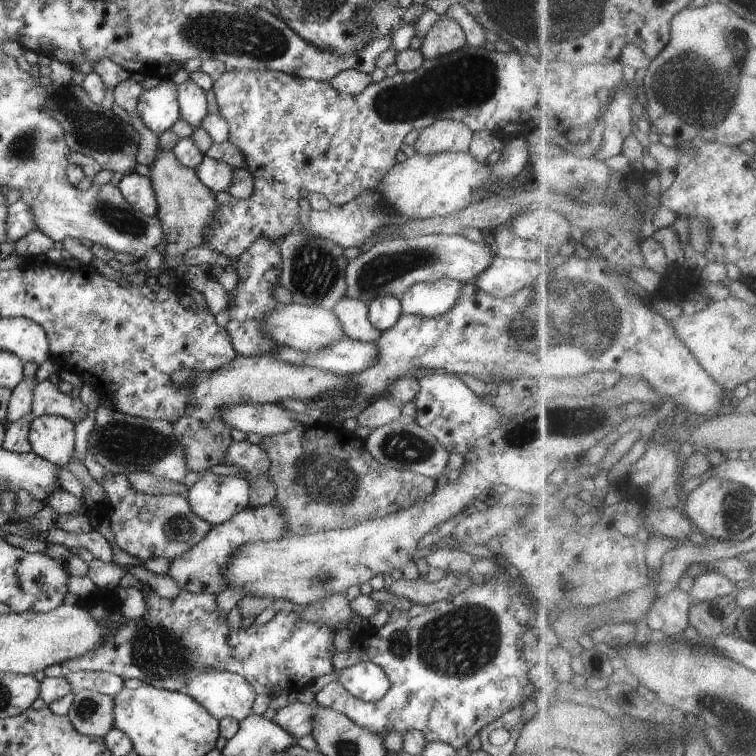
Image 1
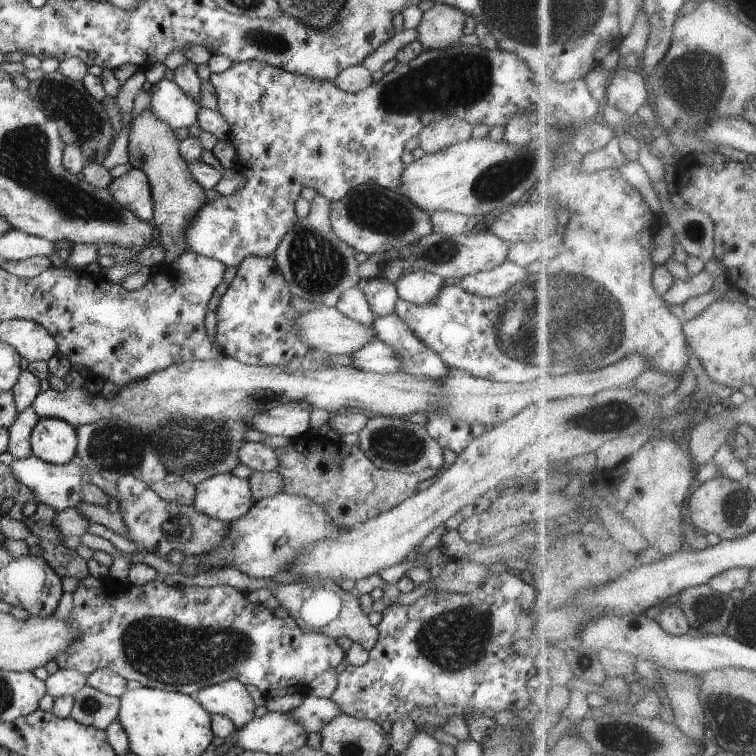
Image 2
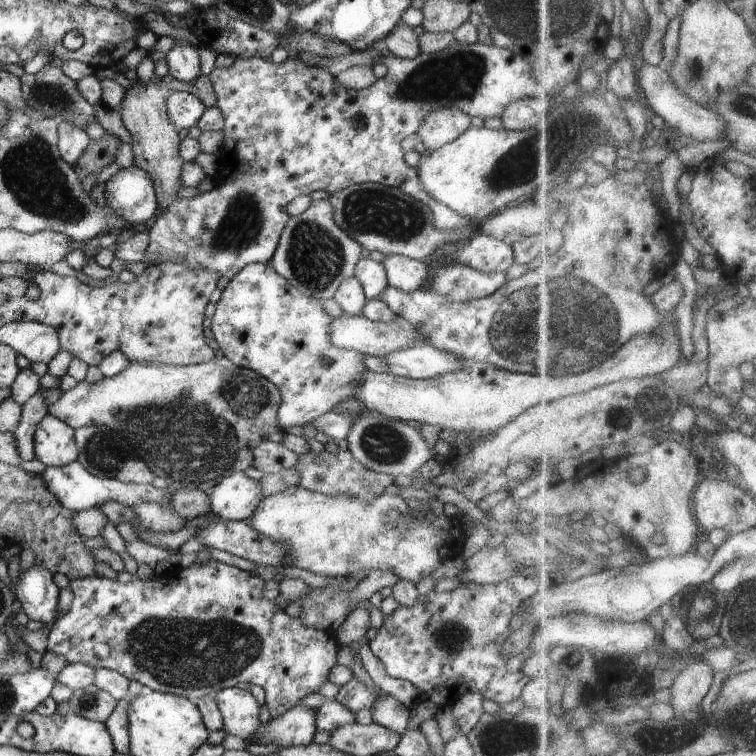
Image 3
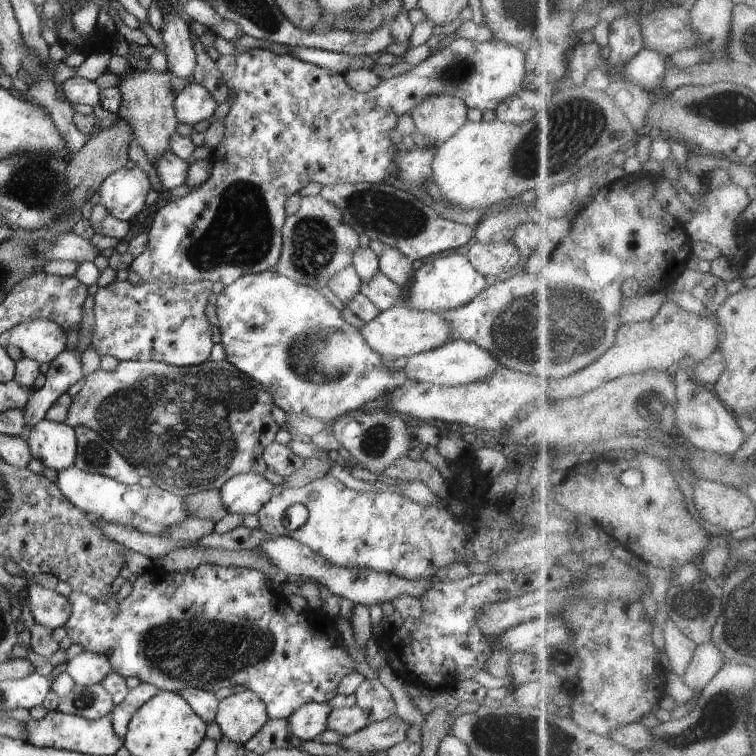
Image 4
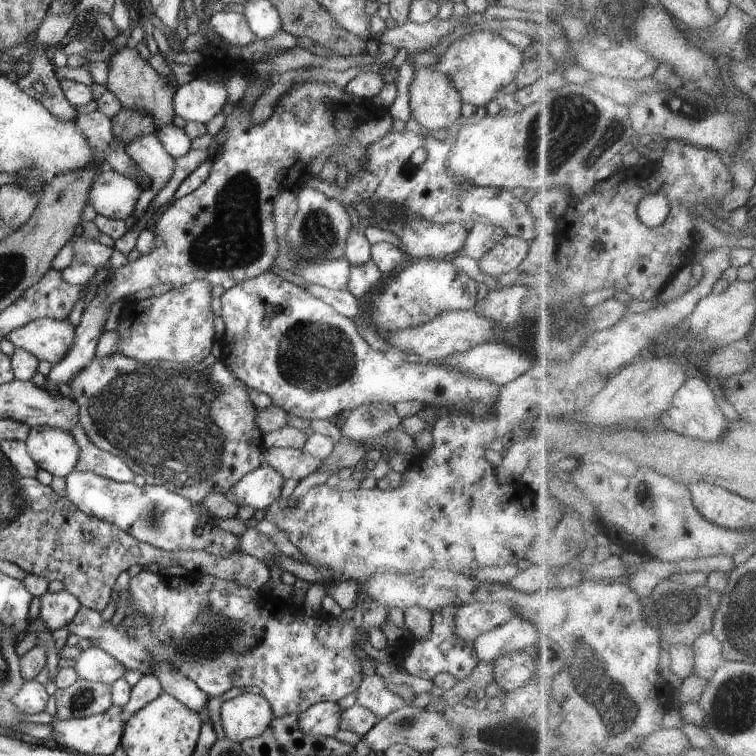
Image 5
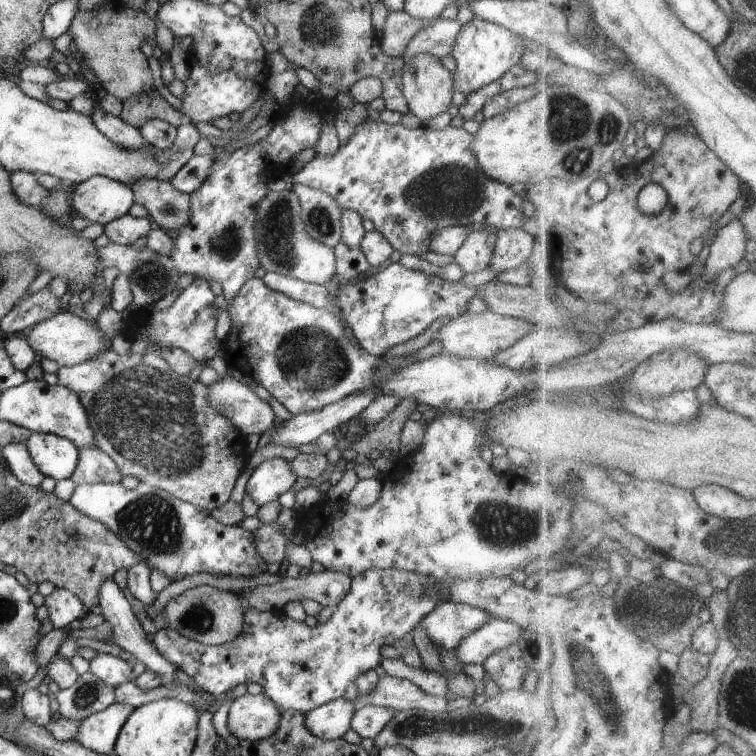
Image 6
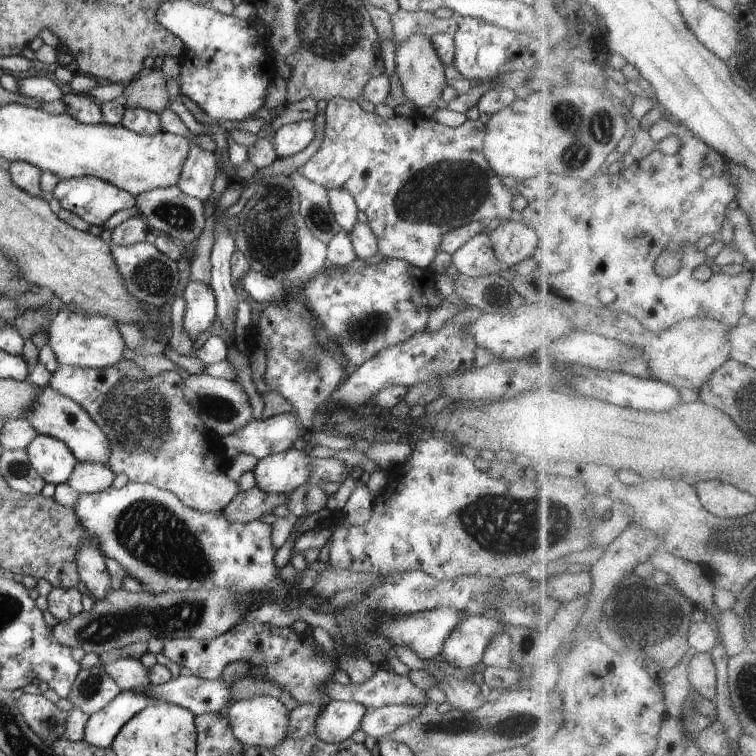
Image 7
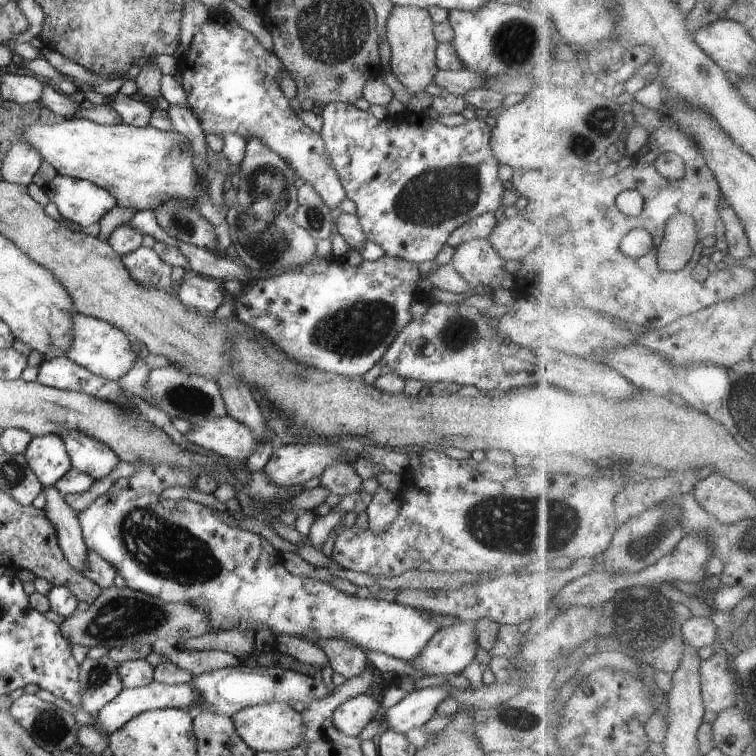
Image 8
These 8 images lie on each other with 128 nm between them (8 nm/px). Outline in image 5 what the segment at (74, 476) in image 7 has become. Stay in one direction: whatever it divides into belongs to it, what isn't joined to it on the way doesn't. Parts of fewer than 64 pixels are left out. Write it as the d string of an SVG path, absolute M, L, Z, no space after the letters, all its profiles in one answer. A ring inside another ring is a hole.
M77 420L71 433L79 446L79 459L75 466L76 472L92 472L96 476L121 483L133 482L134 472L118 456L112 456L110 452L96 448L88 438L87 429L83 422Z

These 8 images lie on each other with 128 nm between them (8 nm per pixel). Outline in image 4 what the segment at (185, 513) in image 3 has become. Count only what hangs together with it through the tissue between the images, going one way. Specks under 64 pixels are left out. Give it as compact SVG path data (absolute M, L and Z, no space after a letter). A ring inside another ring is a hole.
M219 489L196 490L191 495L185 495L184 502L186 502L186 512L191 517L216 522L228 514L228 510L222 504Z

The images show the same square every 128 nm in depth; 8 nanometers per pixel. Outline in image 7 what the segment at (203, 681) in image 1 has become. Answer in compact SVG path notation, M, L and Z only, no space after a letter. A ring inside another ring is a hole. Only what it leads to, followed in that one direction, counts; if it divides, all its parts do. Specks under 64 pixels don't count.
M260 695L248 700L238 700L238 702L230 705L227 712L232 734L244 746L269 750L280 746L282 740L288 734L288 726L290 726L289 711L284 703L271 695Z

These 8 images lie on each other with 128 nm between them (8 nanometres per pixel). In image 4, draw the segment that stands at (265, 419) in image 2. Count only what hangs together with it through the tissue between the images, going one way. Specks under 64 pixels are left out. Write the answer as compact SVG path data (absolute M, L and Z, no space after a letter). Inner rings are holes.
M273 268L270 271L264 271L261 273L250 273L238 277L238 280L232 282L228 286L225 286L224 290L217 295L216 302L216 314L220 321L220 336L221 344L224 348L226 357L225 359L236 367L236 370L243 372L249 378L252 378L254 382L258 382L260 386L264 386L264 390L272 390L272 402L278 408L282 408L286 414L294 414L300 417L318 418L318 420L336 420L343 414L348 412L356 412L360 408L369 402L370 400L376 400L380 398L384 392L392 392L396 390L398 386L406 386L414 380L406 378L406 372L404 369L393 370L387 367L382 361L384 358L380 354L376 354L362 336L358 329L344 319L344 315L341 312L341 307L333 301L333 299L325 292L316 290L310 286L304 284L298 284L291 278L276 272Z

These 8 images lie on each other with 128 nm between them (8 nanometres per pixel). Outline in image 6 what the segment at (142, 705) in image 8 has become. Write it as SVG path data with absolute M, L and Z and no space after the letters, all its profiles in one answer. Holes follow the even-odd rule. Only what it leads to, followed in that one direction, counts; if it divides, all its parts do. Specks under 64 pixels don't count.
M114 702L81 720L74 741L98 754L112 754L119 732L132 712L130 704Z

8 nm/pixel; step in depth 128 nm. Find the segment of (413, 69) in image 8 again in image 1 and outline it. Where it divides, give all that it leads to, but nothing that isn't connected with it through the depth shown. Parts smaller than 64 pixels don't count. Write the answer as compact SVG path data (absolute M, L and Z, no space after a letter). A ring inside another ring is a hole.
M438 120L419 131L414 148L420 155L466 152L472 140L472 133L462 122Z

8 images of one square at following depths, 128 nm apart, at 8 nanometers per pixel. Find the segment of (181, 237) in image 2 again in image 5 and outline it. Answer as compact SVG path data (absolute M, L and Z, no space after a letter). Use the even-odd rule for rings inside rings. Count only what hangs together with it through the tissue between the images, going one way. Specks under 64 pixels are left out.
M128 44L116 49L107 62L109 71L104 86L118 98L124 108L146 112L154 118L155 128L172 123L175 114L173 96L177 88L172 86L172 82L166 76L160 76L148 61L140 56L138 50Z

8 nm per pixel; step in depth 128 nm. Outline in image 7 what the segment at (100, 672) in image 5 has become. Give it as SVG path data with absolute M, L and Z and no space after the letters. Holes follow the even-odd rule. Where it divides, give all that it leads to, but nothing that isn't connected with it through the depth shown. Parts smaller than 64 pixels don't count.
M121 658L116 662L102 663L102 668L112 676L114 682L118 684L122 691L135 688L144 688L150 684L148 680L148 669L145 668L140 660Z

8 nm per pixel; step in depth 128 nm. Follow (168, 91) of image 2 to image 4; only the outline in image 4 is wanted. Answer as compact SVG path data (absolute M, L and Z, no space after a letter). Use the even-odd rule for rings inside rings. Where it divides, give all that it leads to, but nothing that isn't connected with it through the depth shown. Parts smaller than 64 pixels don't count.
M195 82L180 90L174 102L175 116L181 123L195 125L210 120L216 112L216 101L204 86Z

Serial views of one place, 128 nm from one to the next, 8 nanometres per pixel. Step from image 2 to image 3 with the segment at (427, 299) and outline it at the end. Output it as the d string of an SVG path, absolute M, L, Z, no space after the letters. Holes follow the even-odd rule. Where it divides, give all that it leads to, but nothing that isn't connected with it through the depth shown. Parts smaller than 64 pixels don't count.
M392 254L386 256L383 265L389 286L404 292L427 288L431 282L432 269L421 260Z

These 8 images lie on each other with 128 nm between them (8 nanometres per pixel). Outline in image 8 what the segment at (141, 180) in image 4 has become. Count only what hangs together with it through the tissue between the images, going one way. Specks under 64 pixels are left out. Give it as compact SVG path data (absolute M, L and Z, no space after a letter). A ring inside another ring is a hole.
M56 174L42 189L57 206L62 221L74 222L81 229L99 222L116 206L116 198L108 190L84 179Z

